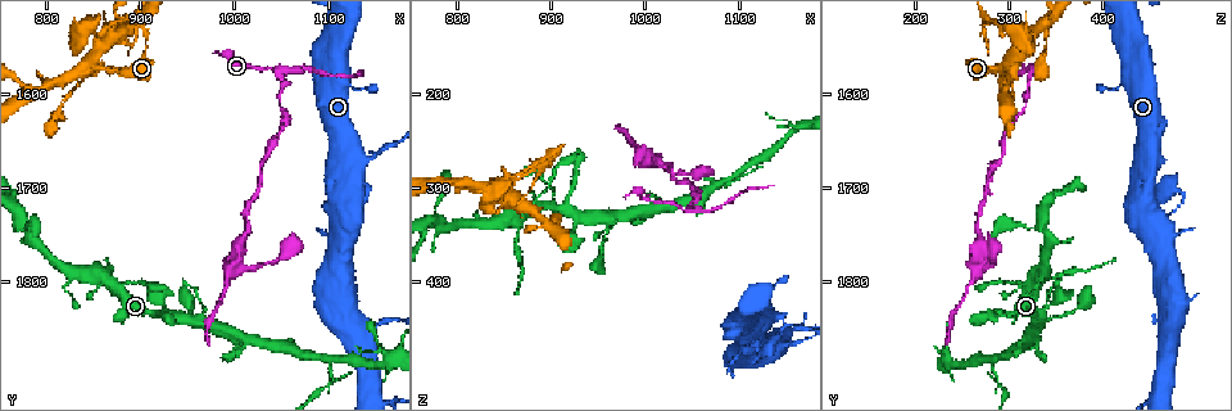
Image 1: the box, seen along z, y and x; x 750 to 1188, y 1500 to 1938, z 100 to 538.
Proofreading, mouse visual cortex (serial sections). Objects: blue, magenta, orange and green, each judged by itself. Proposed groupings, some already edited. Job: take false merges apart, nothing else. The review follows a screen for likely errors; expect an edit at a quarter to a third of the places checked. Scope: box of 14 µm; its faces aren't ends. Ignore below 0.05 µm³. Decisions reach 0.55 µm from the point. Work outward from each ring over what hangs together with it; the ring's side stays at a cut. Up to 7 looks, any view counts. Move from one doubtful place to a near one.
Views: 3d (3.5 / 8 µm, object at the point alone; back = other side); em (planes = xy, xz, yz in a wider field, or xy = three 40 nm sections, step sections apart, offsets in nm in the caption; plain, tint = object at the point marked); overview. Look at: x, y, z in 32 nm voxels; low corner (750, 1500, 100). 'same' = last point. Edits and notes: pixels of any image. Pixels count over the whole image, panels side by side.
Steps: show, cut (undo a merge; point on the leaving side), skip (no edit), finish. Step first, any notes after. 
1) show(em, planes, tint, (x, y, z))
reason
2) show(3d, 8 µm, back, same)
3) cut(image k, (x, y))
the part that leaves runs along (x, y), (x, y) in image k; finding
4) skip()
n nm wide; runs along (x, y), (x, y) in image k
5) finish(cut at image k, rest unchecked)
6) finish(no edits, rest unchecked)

show(3d, 3.5 µm, back, (870, 1540, 315))

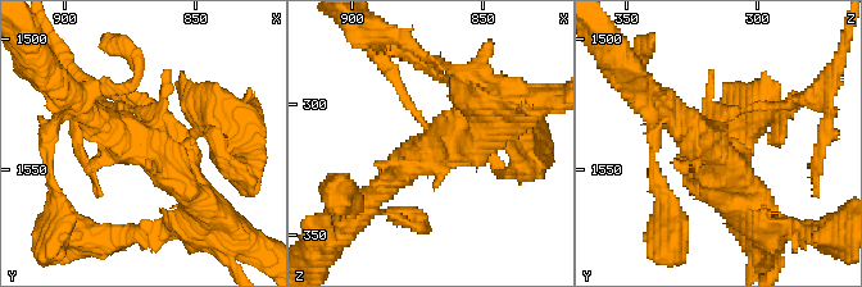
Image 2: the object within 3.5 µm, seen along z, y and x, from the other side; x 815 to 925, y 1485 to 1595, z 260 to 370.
show(em, xy, step 2, tint, (872, 1538, 319))

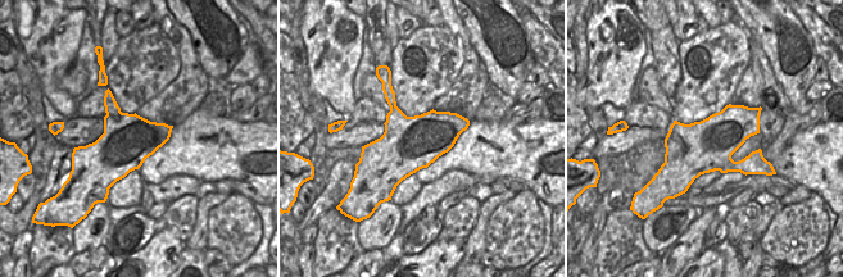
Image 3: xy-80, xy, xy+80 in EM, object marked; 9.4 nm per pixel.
cut(image 2, (781, 122))
the part that leaves runs along (745, 110), (811, 99), (834, 68) in image 2; a second cell is stuck on

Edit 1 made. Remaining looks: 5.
show(3d, 3.5 µm, back, (1045, 1575, 325))
a fork

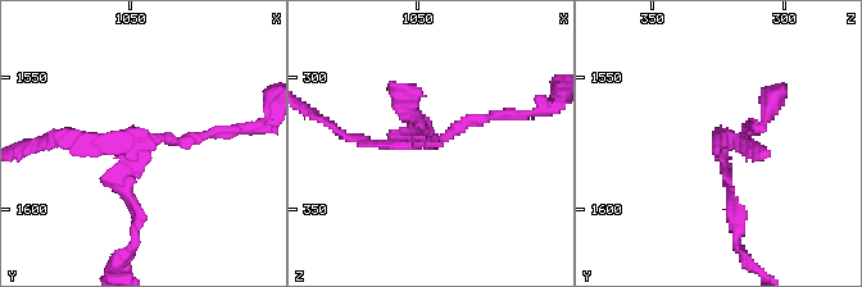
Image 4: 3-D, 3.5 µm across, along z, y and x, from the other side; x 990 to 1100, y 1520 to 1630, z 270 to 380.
show(em, planes, tint, (1044, 1576, 324))
need the tissue

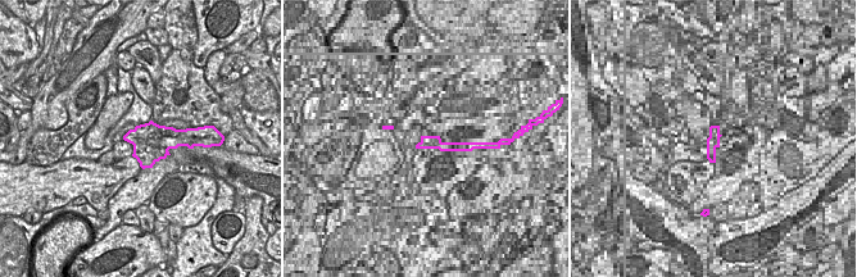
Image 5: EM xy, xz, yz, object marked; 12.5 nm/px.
cut(image 4, (128, 197))
480 nm wide; border along (134, 144), (146, 142), (167, 150) in image 5; two cells meet here

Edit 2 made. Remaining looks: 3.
show(3d, 3.5 µm, (1160, 1660, 450))

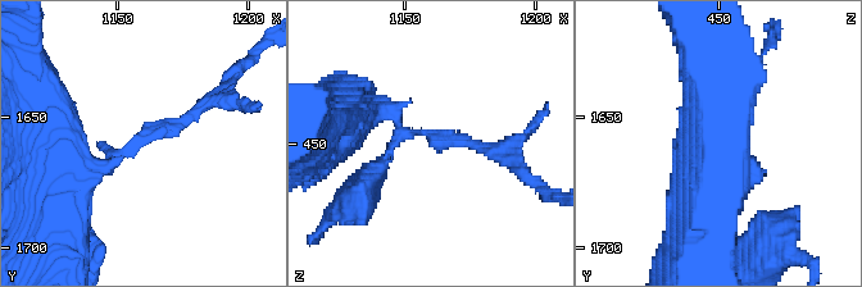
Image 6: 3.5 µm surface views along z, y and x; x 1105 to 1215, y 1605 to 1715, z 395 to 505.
show(em, planes, tint, (1158, 1661, 447))
arms of 150, 400 nm; now the EM

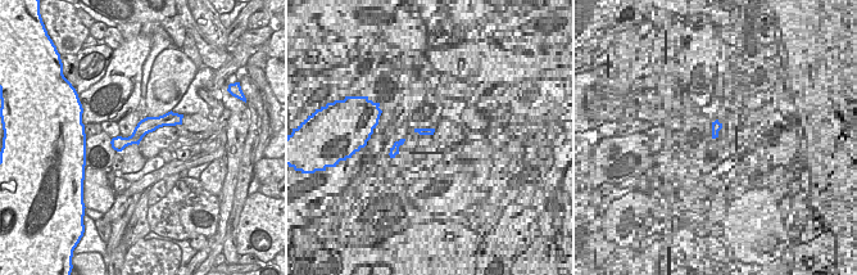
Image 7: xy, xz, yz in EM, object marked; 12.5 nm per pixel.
cut(image 6, (144, 136))
190 nm wide; the part that leaves runs along (117, 154), (191, 119), (207, 103) in image 6; a second cell is stuck on

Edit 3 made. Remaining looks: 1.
finish(cut at image 2, cut at image 4, cut at image 6, rest unchecked)

